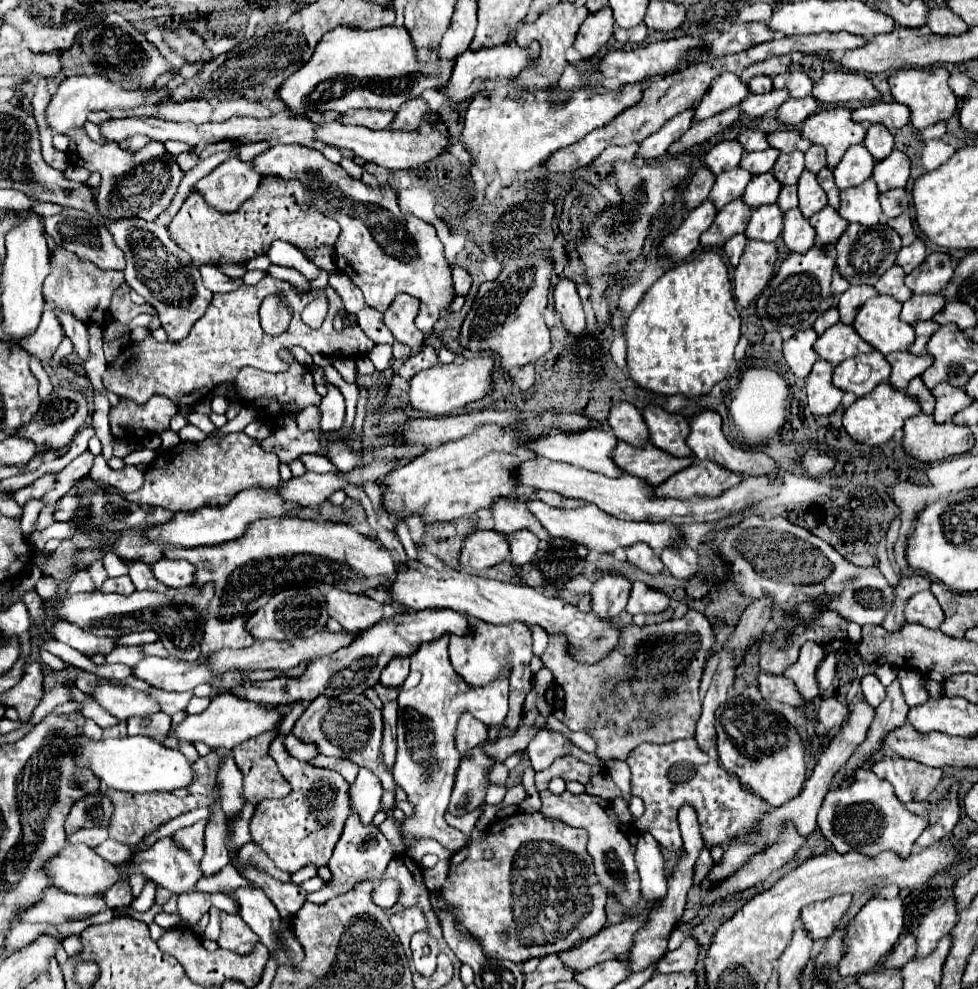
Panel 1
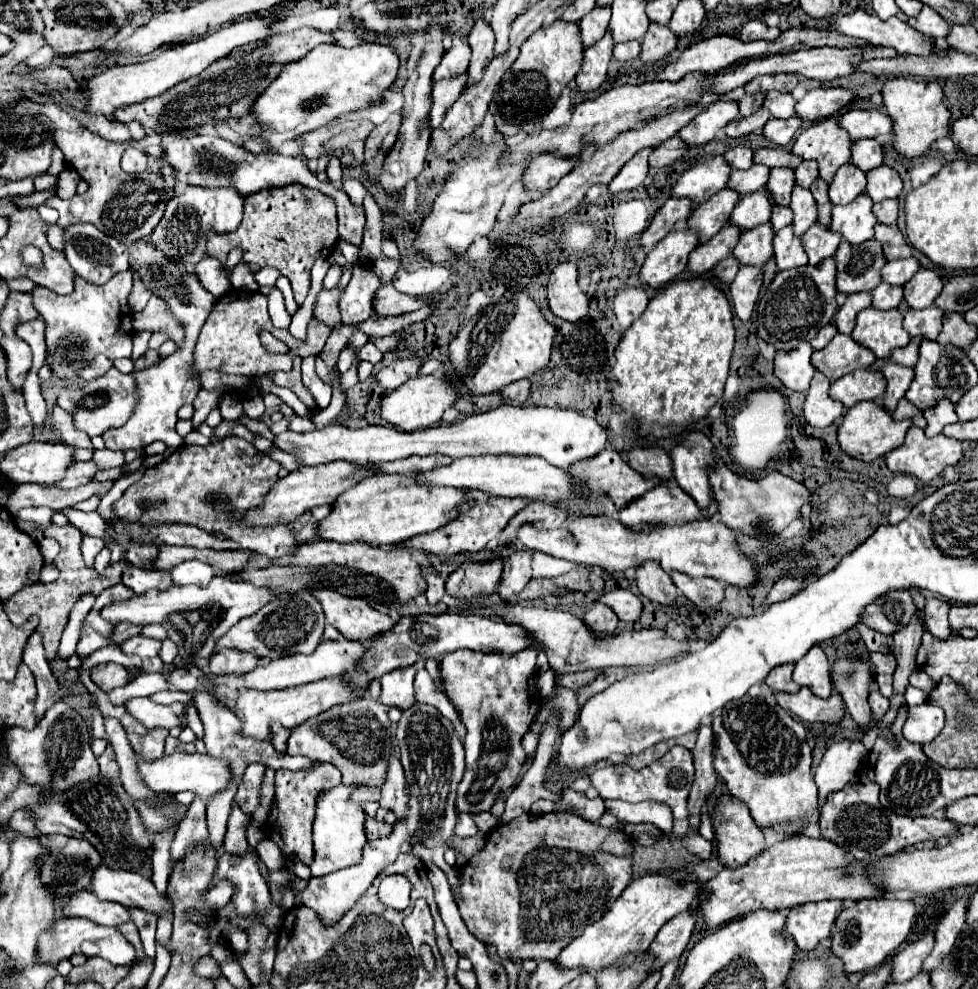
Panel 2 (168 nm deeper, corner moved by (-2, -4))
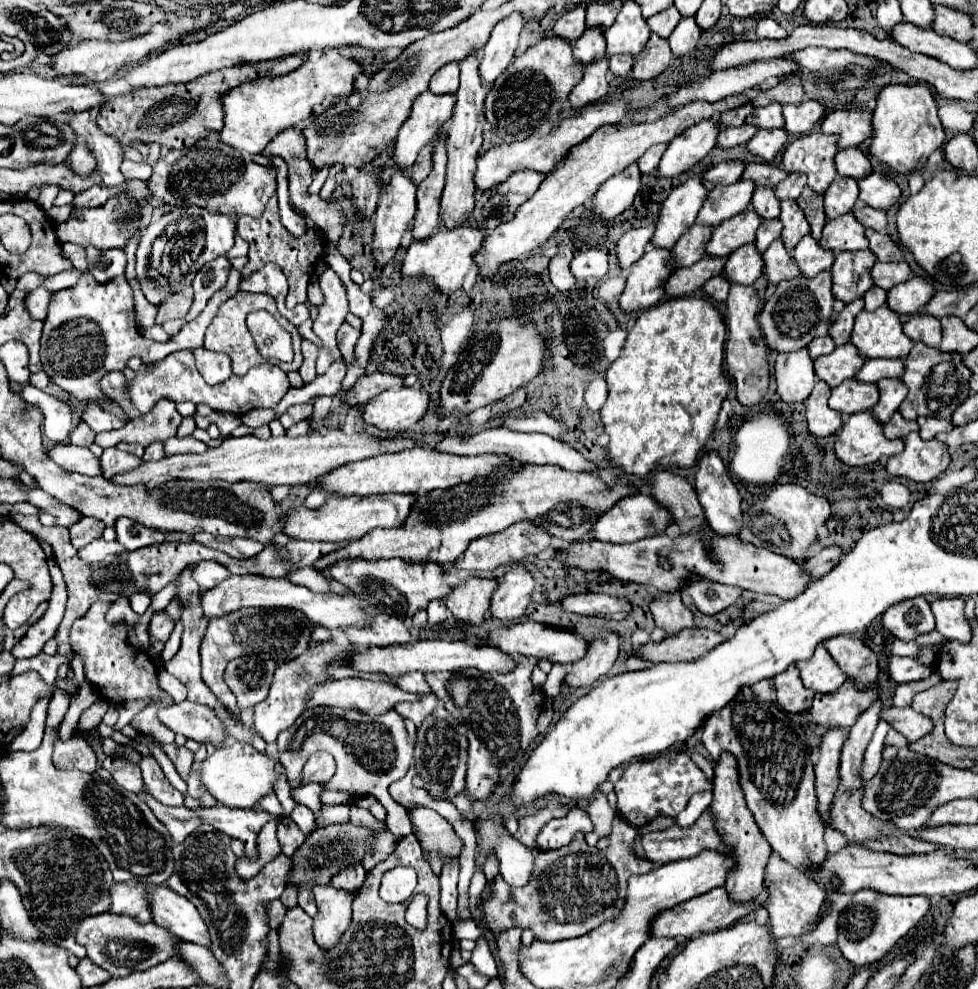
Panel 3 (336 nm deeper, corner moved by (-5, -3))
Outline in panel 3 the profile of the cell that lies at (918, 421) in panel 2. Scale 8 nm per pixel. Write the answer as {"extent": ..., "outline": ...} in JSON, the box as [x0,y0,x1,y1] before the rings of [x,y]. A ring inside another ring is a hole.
{"extent":[885,410,919,438],"outline":[[[899,410],[885,424],[885,436],[887,438],[905,438],[909,432],[919,432],[919,424],[915,420],[905,420]]]}

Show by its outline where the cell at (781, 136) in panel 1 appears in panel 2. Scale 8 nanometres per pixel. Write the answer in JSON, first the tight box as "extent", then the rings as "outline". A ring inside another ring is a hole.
{"extent":[752,149,802,169],"outline":[[[758,149],[758,151],[754,151],[752,161],[760,163],[760,165],[766,165],[770,169],[774,169],[774,167],[796,169],[802,159],[796,159],[796,155],[786,153],[784,149]]]}

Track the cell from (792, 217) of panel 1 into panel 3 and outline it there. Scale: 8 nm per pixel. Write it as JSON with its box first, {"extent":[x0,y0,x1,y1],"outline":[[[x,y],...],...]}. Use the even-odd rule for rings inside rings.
{"extent":[763,238,799,284],"outline":[[[781,238],[771,242],[771,246],[763,252],[763,260],[763,274],[767,276],[769,284],[777,284],[781,280],[799,276],[799,266],[795,266],[795,258],[791,258],[791,252],[783,246]]]}

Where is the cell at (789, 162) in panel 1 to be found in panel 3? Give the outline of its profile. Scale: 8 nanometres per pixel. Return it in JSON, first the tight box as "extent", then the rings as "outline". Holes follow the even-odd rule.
{"extent":[751,186,781,218],"outline":[[[757,186],[751,206],[755,208],[755,212],[761,218],[777,218],[781,202],[779,202],[779,198],[775,198],[773,186]]]}

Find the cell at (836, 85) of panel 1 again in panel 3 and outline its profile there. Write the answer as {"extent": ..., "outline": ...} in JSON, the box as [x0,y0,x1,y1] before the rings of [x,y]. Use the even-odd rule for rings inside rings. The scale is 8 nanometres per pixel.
{"extent":[783,100,825,134],"outline":[[[807,100],[799,106],[783,106],[785,130],[789,134],[807,134],[825,116],[825,112],[825,106],[817,100]]]}

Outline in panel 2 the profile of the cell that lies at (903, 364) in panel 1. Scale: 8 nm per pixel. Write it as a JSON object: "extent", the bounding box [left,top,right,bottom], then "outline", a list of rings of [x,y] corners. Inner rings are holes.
{"extent":[882,365,912,413],"outline":[[[888,365],[884,367],[882,375],[886,377],[886,393],[882,399],[882,407],[892,413],[896,409],[896,403],[904,397],[904,393],[912,383],[912,369],[900,365]]]}

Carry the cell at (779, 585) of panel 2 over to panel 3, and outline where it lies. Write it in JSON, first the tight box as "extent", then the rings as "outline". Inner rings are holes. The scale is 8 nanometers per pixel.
{"extent":[801,546,841,580],"outline":[[[827,546],[819,554],[811,556],[801,568],[803,568],[803,572],[809,572],[809,576],[815,580],[815,578],[821,578],[823,574],[827,574],[835,566],[835,562],[839,562],[839,556],[841,556],[839,546]]]}

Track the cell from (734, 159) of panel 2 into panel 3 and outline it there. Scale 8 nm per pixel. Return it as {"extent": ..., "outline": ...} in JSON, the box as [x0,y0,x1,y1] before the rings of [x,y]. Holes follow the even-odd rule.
{"extent":[705,160,745,190],"outline":[[[727,160],[727,162],[719,162],[717,166],[713,166],[711,170],[705,172],[705,186],[707,190],[715,188],[717,184],[733,184],[737,180],[741,180],[745,170],[745,164],[741,160]]]}

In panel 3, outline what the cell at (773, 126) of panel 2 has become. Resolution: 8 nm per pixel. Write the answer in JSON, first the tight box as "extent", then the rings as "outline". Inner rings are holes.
{"extent":[747,128,787,162],"outline":[[[775,128],[775,130],[757,130],[757,134],[747,142],[747,148],[751,154],[763,158],[765,162],[771,162],[775,154],[787,144],[787,130]]]}

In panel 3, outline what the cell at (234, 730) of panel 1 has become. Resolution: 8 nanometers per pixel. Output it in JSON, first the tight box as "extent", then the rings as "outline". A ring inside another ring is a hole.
{"extent":[307,678,419,716],"outline":[[[341,678],[341,680],[327,680],[323,684],[317,684],[311,696],[307,698],[307,708],[317,708],[317,706],[335,706],[335,708],[353,708],[359,710],[367,716],[377,716],[387,710],[391,710],[397,702],[413,702],[417,700],[419,694],[409,694],[401,690],[399,686],[393,686],[391,682],[373,682],[367,678]]]}

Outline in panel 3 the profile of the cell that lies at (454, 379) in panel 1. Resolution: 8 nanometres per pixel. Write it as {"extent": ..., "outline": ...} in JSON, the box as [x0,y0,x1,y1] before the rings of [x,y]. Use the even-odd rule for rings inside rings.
{"extent":[363,386,429,430],"outline":[[[399,386],[369,400],[363,408],[363,418],[379,430],[409,430],[423,420],[429,400],[429,394],[419,386]]]}

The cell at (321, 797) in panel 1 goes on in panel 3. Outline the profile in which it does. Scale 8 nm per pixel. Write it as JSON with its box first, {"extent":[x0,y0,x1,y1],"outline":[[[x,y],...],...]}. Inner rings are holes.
{"extent":[301,752,335,786],"outline":[[[315,752],[307,764],[303,766],[303,778],[301,778],[301,786],[313,782],[313,780],[321,780],[321,782],[329,782],[335,774],[335,760],[331,758],[331,754],[327,752]]]}

